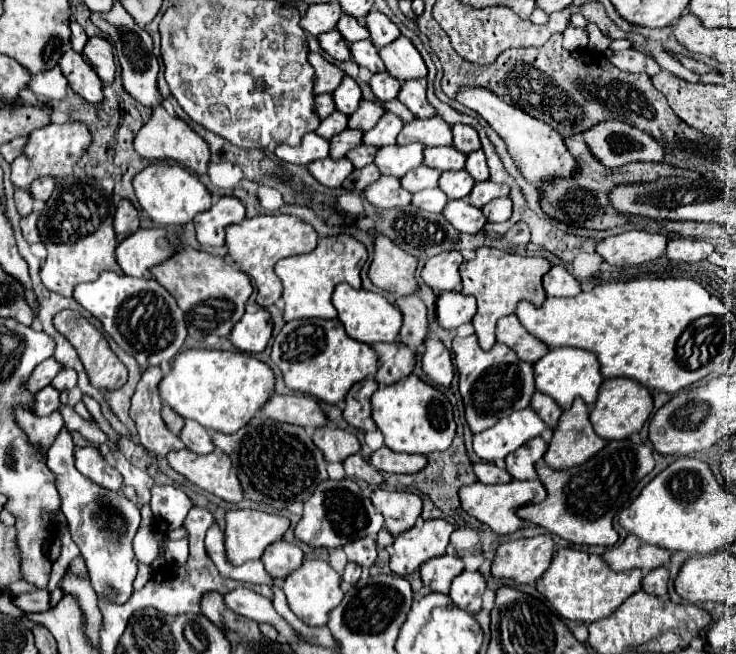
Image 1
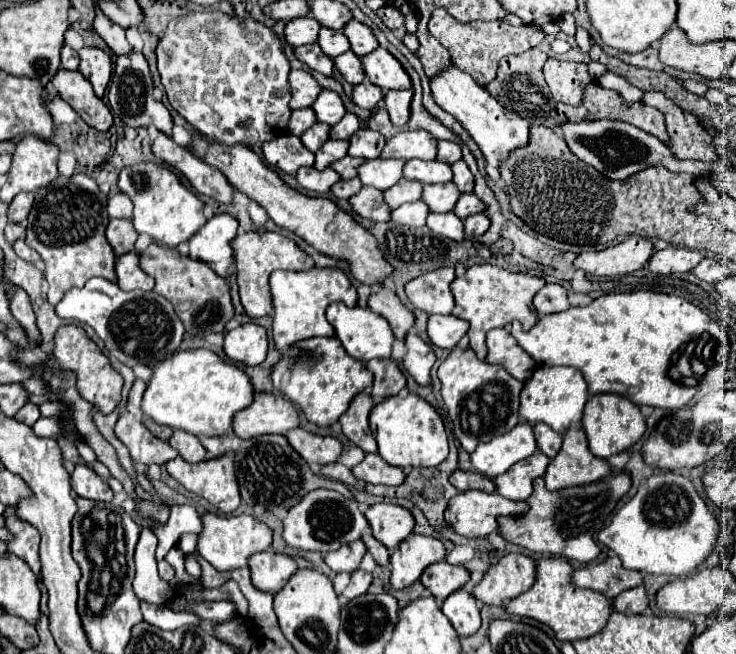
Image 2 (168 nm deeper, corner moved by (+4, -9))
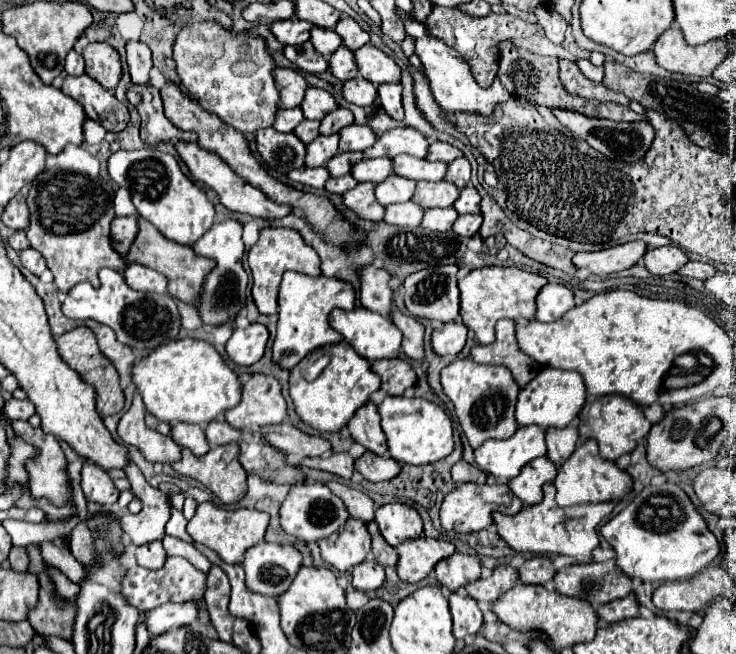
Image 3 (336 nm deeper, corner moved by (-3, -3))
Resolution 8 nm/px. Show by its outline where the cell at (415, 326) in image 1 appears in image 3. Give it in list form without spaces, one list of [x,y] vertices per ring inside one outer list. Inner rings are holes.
[[[366,266],[360,276],[360,300],[362,306],[382,316],[390,316],[394,310],[394,290],[390,288],[390,274],[382,268]]]

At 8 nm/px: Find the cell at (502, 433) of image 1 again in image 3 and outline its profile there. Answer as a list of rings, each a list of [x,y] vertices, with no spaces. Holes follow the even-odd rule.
[[[518,426],[516,434],[506,440],[490,438],[474,450],[476,464],[500,480],[510,480],[520,474],[520,468],[530,460],[546,454],[546,430],[536,426]]]

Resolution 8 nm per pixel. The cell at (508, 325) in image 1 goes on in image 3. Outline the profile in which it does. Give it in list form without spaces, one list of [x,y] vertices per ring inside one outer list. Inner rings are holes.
[[[500,320],[496,322],[496,340],[488,346],[476,346],[472,348],[472,360],[480,364],[502,364],[506,366],[514,380],[524,386],[536,372],[542,370],[536,360],[528,358],[524,352],[520,352],[518,342],[516,342],[516,332],[514,332],[514,322],[512,320]]]

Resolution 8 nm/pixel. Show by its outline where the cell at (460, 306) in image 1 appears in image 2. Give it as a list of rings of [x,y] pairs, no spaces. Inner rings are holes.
[[[429,316],[429,326],[427,326],[427,334],[433,346],[443,348],[443,350],[453,350],[457,346],[457,342],[467,334],[469,324],[457,316]]]

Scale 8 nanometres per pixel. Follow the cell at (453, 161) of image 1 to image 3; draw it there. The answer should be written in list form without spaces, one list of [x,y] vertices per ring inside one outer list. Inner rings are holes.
[[[400,154],[394,158],[396,162],[396,174],[410,178],[410,180],[442,180],[446,174],[448,164],[444,162],[430,162],[430,160],[420,160],[408,154]]]

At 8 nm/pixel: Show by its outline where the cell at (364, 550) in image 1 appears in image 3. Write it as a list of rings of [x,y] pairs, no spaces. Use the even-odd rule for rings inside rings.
[[[348,520],[348,524],[328,540],[318,542],[324,562],[340,572],[352,570],[370,554],[370,534],[362,520]]]

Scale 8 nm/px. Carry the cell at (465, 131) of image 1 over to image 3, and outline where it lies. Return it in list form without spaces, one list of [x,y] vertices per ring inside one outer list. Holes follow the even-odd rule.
[[[434,140],[432,144],[430,144],[430,150],[428,150],[428,156],[426,156],[426,160],[442,160],[442,162],[452,162],[452,160],[456,160],[456,158],[460,158],[462,156],[462,152],[456,148],[456,146],[452,146],[452,144],[448,144],[448,142],[442,142],[442,140]]]

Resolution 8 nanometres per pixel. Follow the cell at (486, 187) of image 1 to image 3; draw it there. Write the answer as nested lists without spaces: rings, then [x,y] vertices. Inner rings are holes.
[[[472,184],[462,188],[454,208],[456,208],[458,214],[478,214],[480,212],[480,194],[478,194],[478,190]]]

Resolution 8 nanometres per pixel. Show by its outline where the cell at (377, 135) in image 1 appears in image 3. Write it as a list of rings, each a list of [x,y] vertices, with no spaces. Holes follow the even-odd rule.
[[[350,124],[348,128],[340,130],[340,152],[364,152],[366,148],[372,148],[376,144],[378,136],[370,126]]]

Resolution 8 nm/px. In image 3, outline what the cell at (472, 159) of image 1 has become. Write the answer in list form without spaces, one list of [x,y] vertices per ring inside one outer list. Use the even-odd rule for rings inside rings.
[[[460,156],[454,162],[448,164],[448,172],[446,172],[446,180],[456,184],[458,188],[464,188],[470,184],[470,162]]]

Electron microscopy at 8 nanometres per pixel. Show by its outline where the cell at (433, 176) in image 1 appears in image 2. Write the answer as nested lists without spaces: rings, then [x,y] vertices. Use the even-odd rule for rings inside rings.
[[[401,178],[401,182],[397,182],[395,186],[383,192],[383,198],[385,204],[389,204],[389,208],[397,208],[405,202],[417,202],[421,198],[421,184]]]

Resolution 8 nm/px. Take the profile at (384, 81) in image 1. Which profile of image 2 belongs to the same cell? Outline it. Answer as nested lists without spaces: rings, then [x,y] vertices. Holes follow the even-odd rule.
[[[365,78],[361,84],[357,84],[357,86],[353,88],[351,100],[353,100],[353,104],[357,104],[357,106],[361,106],[361,108],[375,110],[375,108],[381,104],[381,100],[383,100],[383,92]]]

